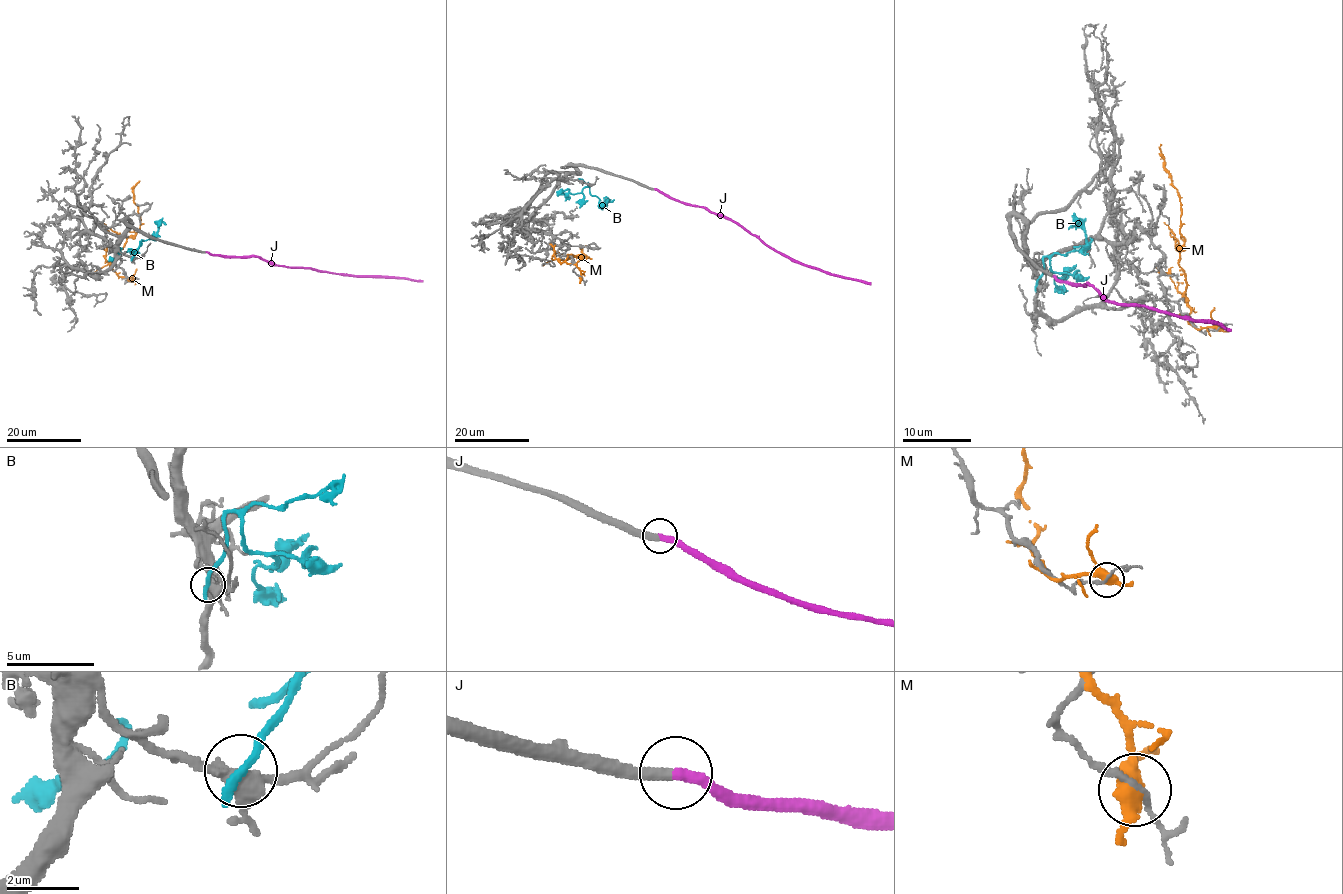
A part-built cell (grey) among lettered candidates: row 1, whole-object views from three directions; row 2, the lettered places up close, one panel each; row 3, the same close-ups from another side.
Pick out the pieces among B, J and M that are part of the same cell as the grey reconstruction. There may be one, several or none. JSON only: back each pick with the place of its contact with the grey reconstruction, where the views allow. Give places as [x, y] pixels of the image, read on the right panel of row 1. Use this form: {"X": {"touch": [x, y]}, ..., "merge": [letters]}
{"J": {"touch": [1054, 276]}, "merge": ["J"]}

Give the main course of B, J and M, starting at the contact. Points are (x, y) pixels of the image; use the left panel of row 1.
B: (132, 256), (140, 241), (157, 235), (162, 217)
J: (206, 252), (229, 256), (260, 256), (283, 266), (422, 282)
M: (133, 281), (119, 277), (111, 267), (126, 240), (140, 227), (141, 217), (133, 201), (133, 187), (139, 180)

